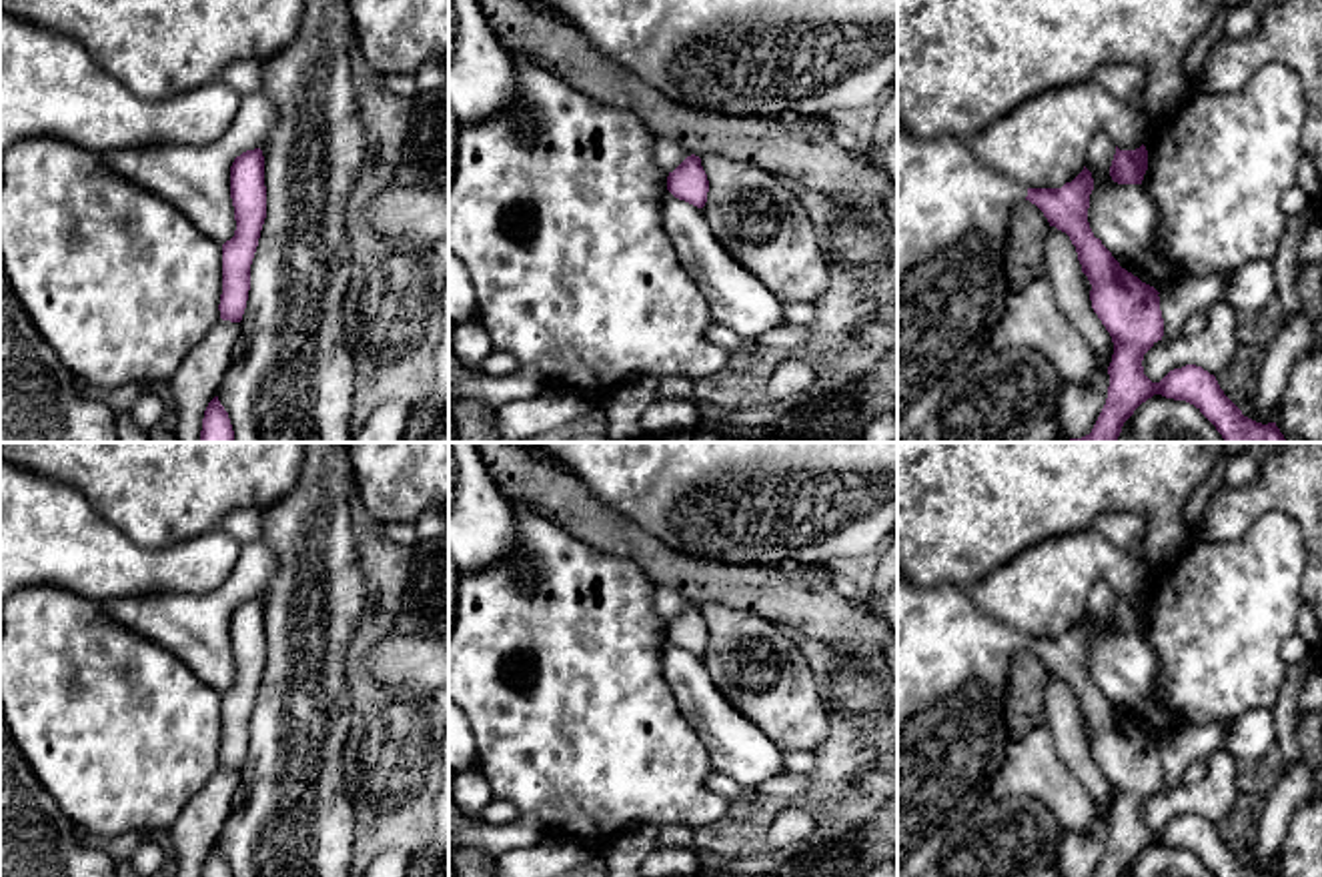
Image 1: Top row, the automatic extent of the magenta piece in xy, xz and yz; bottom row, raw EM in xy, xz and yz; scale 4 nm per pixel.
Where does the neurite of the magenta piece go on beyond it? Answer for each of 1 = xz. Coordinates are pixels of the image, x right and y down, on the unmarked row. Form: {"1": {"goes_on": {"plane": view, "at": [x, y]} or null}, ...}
{"1": {"goes_on": null}}

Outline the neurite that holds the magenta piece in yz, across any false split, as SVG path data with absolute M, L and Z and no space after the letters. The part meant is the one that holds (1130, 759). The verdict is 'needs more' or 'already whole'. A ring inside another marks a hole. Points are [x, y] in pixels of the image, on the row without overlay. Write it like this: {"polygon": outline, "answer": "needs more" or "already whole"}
{"polygon": "M897 573L897 877L923 877L941 853L949 833L985 803L994 777L1004 765L1008 743L1012 741L1006 725L1006 679L1012 657L1022 649L1036 653L1050 675L1070 685L1082 721L1092 733L1092 757L1114 791L1114 803L1108 815L1108 847L1094 877L1122 877L1134 859L1154 843L1194 853L1216 877L1278 877L1276 871L1262 873L1244 865L1224 843L1216 825L1202 815L1186 813L1174 817L1160 831L1152 831L1144 823L1144 803L1164 785L1160 741L1122 717L1102 689L1094 685L1088 671L1092 639L1094 627L1086 615L1062 637L1026 637L1014 627L985 615L969 591L955 585L921 589Z", "answer": "needs more"}

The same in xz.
{"polygon": "M691 603L673 621L669 621L667 639L675 647L703 657L707 651L709 629L701 615L701 607Z", "answer": "already whole"}

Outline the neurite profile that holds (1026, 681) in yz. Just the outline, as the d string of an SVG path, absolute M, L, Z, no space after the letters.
M1030 649L1018 651L1006 679L1006 725L1012 741L1046 725L1044 693L1050 671Z

